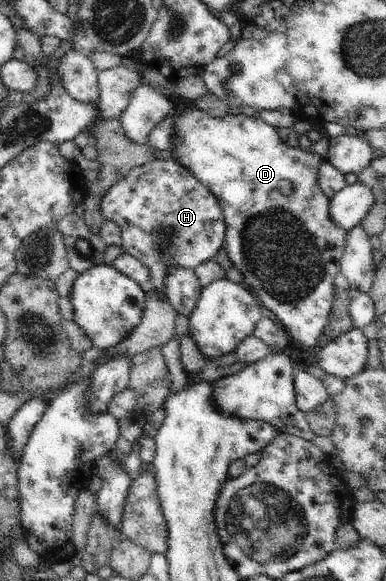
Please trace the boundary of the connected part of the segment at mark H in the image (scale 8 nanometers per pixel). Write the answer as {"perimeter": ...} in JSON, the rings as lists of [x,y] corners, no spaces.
{"perimeter":[[[152,159],[146,164],[140,165],[139,167],[131,170],[122,180],[119,180],[110,190],[104,195],[101,202],[101,213],[104,219],[114,221],[121,228],[123,250],[132,255],[134,258],[143,262],[150,269],[150,280],[147,280],[144,284],[141,284],[142,290],[148,292],[148,290],[158,290],[158,292],[164,293],[164,287],[167,286],[166,273],[175,266],[184,267],[187,269],[195,269],[199,264],[215,258],[216,253],[223,246],[225,239],[225,218],[222,212],[221,204],[218,199],[204,186],[195,176],[192,176],[190,172],[186,170],[178,161],[171,160],[160,160]]]}

